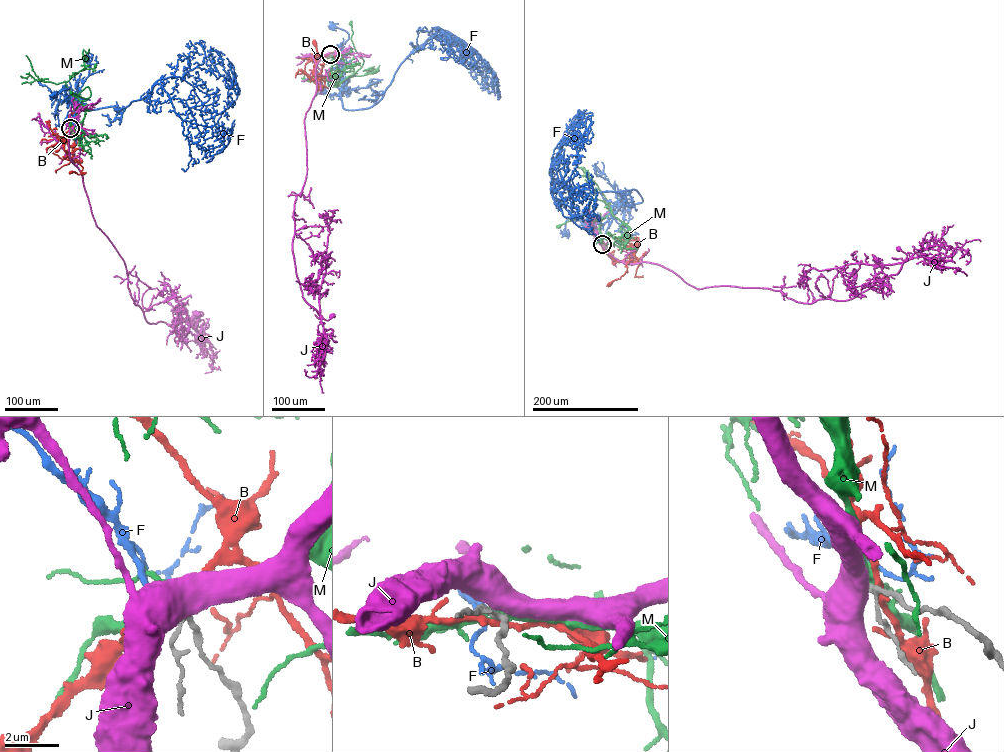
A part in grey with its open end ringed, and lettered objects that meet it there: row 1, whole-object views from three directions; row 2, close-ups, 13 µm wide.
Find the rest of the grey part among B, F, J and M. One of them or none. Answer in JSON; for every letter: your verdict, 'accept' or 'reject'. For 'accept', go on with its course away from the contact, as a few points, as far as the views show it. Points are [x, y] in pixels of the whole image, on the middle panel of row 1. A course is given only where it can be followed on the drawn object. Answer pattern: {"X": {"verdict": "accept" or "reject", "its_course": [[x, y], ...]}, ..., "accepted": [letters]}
{"B": {"verdict": "reject"}, "F": {"verdict": "accept", "its_course": [[330, 54], [334, 52], [341, 56], [339, 70], [339, 51], [349, 36], [345, 30], [332, 26]]}, "J": {"verdict": "reject"}, "M": {"verdict": "reject"}, "accepted": ["F"]}

